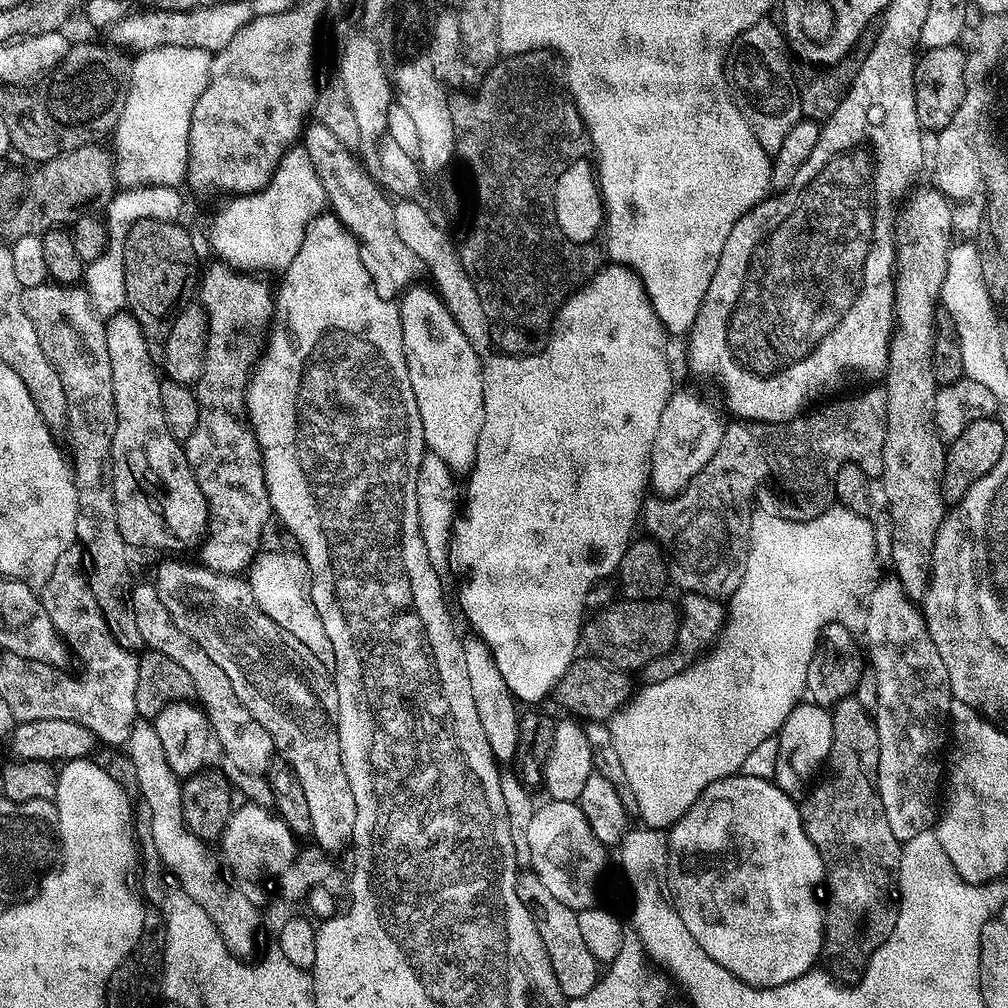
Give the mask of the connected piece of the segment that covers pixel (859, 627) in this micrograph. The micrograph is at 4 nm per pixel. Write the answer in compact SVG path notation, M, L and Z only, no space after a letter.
M831 506L813 520L806 521L789 520L780 514L777 516L756 514L752 518L752 530L748 533L748 542L750 547L748 561L744 564L744 577L738 590L734 590L727 601L724 631L716 644L712 646L707 655L682 674L674 674L674 678L666 678L666 682L645 683L644 689L641 692L639 689L632 700L621 708L611 720L607 721L610 738L614 738L614 750L618 750L618 758L622 762L626 778L630 782L631 788L634 789L634 798L638 802L638 817L647 827L661 830L671 829L672 825L680 821L682 814L686 814L686 810L690 810L690 806L694 806L694 802L708 786L727 776L737 775L742 762L746 762L750 750L754 750L754 746L758 746L763 739L779 733L782 722L786 722L786 718L790 718L790 710L794 710L797 704L805 699L806 670L810 670L810 658L816 649L820 632L825 626L841 624L853 634L862 634L866 630L868 600L882 576L881 569L876 563L874 530L868 516L859 516L850 509L839 506Z

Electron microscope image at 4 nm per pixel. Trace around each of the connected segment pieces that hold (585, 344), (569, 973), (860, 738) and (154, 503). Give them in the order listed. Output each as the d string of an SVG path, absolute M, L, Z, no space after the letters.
M608 272L604 276L600 276L592 288L588 288L588 292L581 293L572 300L564 308L564 313L552 324L552 332L548 336L548 343L544 345L541 352L535 356L514 356L511 357L510 363L512 368L488 368L483 369L484 373L484 417L482 418L482 434L478 434L478 450L476 451L476 461L473 462L470 471L467 473L468 479L468 501L463 501L462 511L457 515L456 520L452 523L452 537L450 538L450 558L448 559L448 571L460 585L456 588L456 596L460 599L460 612L468 619L468 624L473 628L475 635L479 637L485 647L488 648L496 666L498 674L505 679L506 686L512 695L521 705L536 706L539 700L544 700L553 695L556 691L556 684L566 674L566 670L571 666L572 661L577 659L578 652L576 647L582 644L582 629L586 623L586 594L600 581L607 581L611 572L612 575L619 569L622 562L622 554L626 554L629 544L634 539L632 531L638 528L638 521L642 516L642 505L646 499L646 493L650 488L650 462L652 461L652 447L654 446L654 434L658 434L658 422L662 419L662 410L666 410L666 402L671 398L674 391L674 383L672 384L672 372L668 369L668 356L664 353L664 339L666 333L660 325L660 320L656 317L656 312L651 308L651 304L647 300L644 288L637 287L636 281L632 280L624 272Z
M531 870L521 871L517 875L516 889L518 898L522 898L522 902L528 907L538 926L538 934L542 934L542 942L546 946L550 966L554 966L554 974L558 978L558 986L562 990L565 1001L577 1000L590 994L590 990L594 990L596 981L602 975L602 968L593 954L590 954L589 947L582 939L576 916L577 909L558 902L558 898L554 898L554 894L550 894L550 890L546 890L542 878L538 878Z
M855 694L839 700L832 705L830 711L834 742L830 742L826 765L828 777L824 781L821 779L803 797L799 809L806 834L810 842L814 842L824 863L828 900L826 896L823 955L826 960L828 956L829 962L833 964L831 967L837 973L859 973L874 954L874 950L878 950L882 942L886 942L886 938L894 934L894 926L898 922L898 877L902 842L894 838L894 834L890 834L890 822L886 822L886 810L882 810L882 798L876 789L878 730L873 713L866 706L862 706Z
M127 310L107 317L104 329L106 350L110 353L110 378L114 382L116 425L112 439L112 489L118 530L133 549L161 548L164 554L184 554L180 552L199 549L208 534L208 503L202 494L202 486L196 481L196 469L188 464L181 441L166 430L160 397L162 380L157 365L156 368L152 365L152 352L148 349L151 348L150 341L145 338L140 323Z

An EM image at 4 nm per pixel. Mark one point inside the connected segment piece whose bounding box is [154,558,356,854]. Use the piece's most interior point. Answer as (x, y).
(284, 687)

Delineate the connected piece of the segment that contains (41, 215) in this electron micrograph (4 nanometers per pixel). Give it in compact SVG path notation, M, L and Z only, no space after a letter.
M103 143L78 146L69 152L43 161L28 180L28 191L16 213L6 221L9 237L41 237L51 228L71 225L79 216L100 214L118 191L116 161L113 153L104 149Z

